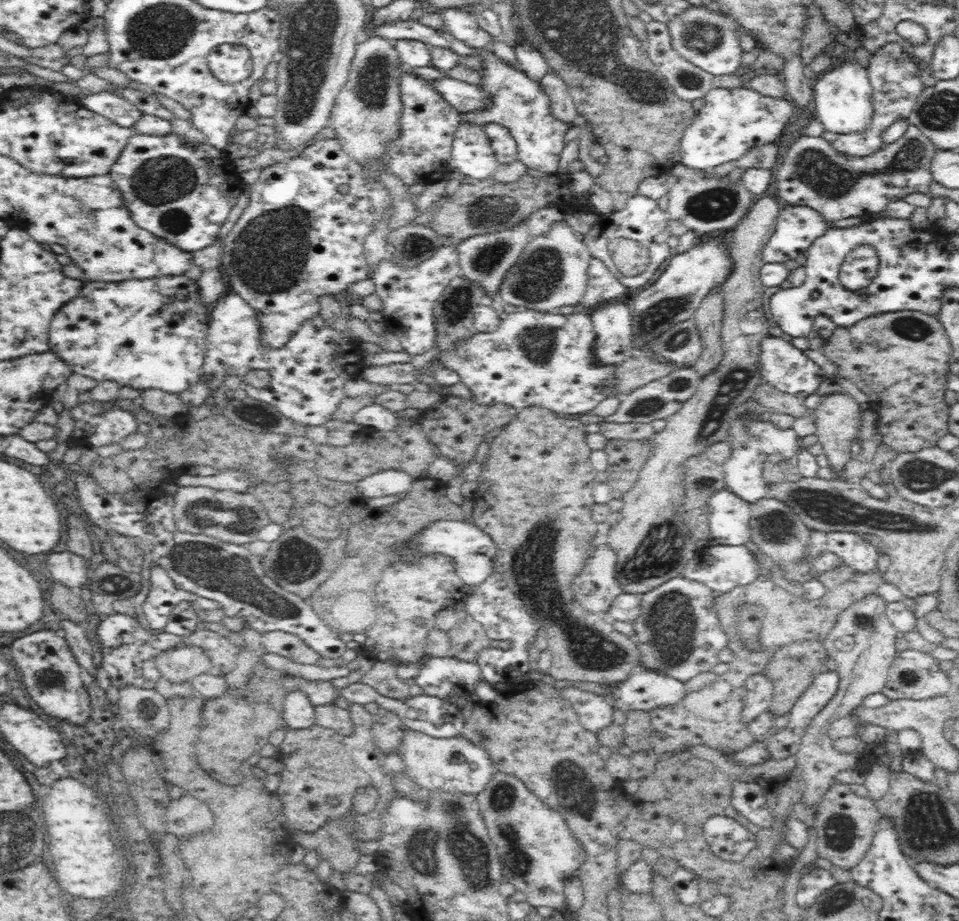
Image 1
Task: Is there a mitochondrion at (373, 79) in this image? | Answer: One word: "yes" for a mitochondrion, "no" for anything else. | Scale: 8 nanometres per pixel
yes

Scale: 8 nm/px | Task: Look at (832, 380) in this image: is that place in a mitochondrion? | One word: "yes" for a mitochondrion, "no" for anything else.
no

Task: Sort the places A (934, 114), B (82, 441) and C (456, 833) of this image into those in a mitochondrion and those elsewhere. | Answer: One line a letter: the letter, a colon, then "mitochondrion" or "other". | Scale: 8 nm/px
A: mitochondrion
B: other
C: mitochondrion

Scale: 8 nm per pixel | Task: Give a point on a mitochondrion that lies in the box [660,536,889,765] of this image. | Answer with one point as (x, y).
(860, 622)

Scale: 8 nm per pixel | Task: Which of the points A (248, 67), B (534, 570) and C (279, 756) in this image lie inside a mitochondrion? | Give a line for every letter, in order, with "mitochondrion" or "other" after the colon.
A: other
B: mitochondrion
C: other

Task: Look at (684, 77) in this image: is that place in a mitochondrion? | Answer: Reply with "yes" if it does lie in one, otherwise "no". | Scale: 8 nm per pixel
yes

